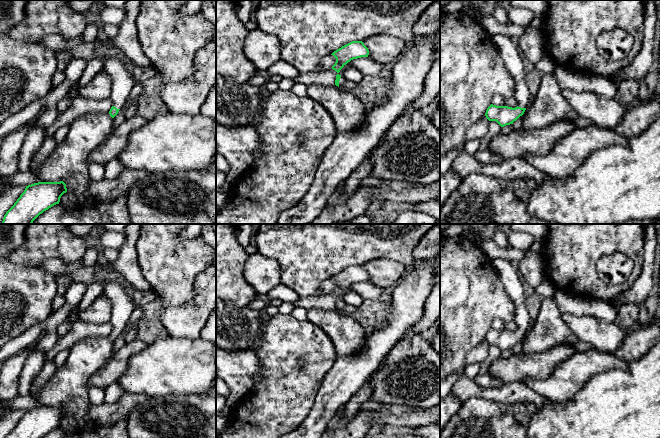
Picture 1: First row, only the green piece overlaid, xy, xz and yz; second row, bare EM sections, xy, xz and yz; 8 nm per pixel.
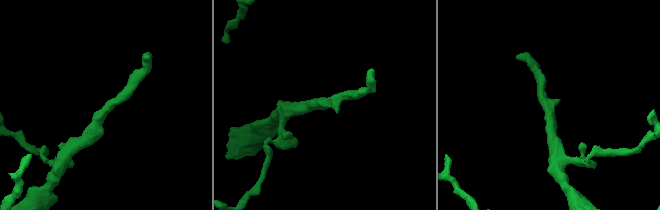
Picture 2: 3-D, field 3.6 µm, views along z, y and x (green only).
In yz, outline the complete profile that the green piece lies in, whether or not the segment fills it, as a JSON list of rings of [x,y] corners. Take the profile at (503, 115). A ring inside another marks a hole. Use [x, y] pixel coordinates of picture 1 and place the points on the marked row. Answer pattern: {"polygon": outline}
{"polygon": [[[495,34],[492,36],[506,68],[515,81],[514,98],[518,105],[515,108],[508,106],[496,106],[491,104],[485,113],[489,121],[496,121],[501,127],[513,124],[522,116],[530,104],[529,90],[525,80],[523,61],[512,42],[512,38],[506,35]]]}

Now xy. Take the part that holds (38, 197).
{"polygon": [[[63,181],[28,185],[6,212],[1,224],[32,224],[44,211],[59,204],[61,196],[66,192],[66,184]]]}

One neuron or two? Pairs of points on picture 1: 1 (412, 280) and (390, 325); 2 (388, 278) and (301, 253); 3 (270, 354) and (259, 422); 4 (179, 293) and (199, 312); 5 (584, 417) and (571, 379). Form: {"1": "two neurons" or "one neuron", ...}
{"1": "one neuron", "2": "two neurons", "3": "one neuron", "4": "two neurons", "5": "two neurons"}

